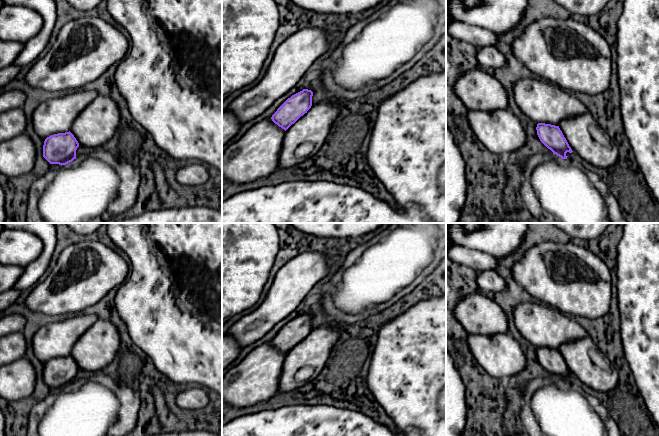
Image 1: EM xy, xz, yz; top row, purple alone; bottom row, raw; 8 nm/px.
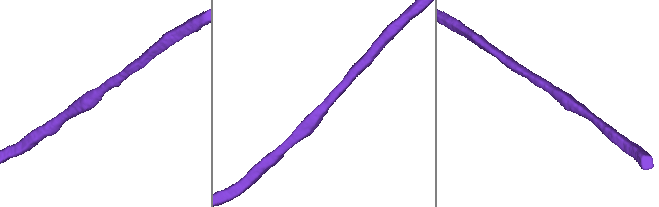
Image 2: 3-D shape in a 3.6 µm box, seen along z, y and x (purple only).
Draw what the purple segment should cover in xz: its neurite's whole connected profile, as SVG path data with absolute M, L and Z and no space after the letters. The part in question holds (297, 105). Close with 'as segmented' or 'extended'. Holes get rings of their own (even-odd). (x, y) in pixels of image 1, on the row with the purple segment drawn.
M308 89L292 95L272 115L272 121L285 131L312 106L313 92Z | as segmented

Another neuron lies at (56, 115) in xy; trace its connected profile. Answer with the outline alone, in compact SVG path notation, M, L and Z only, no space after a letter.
M81 88L44 101L32 115L37 135L46 139L54 134L69 132L78 115L97 96L94 90Z

